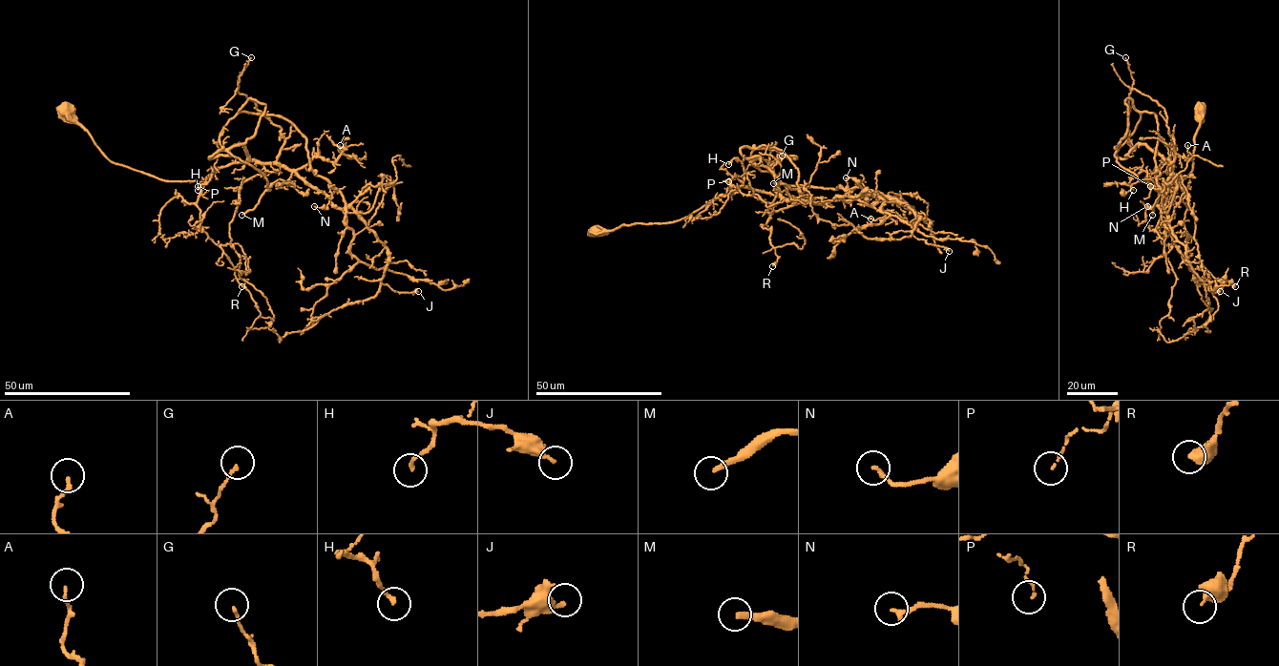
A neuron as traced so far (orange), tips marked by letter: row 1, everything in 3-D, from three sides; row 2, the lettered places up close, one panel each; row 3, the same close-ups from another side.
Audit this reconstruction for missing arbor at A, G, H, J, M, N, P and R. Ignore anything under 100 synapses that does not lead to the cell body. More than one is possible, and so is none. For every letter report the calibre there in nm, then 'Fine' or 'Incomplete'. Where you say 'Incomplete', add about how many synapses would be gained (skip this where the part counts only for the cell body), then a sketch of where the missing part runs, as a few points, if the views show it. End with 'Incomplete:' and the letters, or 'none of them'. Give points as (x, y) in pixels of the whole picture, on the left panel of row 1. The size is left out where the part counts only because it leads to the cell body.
A: Thickness 150 nm. Fine
G: Thickness 120 nm. Fine
H: Thickness 160 nm. Fine
J: Thickness 240 nm. Fine
M: Thickness 260 nm. Incomplete. Roughly 110 synapses. Course of what is missing: (241, 215), (233, 239), (247, 265), (246, 290), (259, 316), (258, 343), (255, 347), (259, 352)
N: Thickness 220 nm. Fine
P: Thickness 100 nm. Fine
R: Thickness 440 nm. Fine
Incomplete: M

